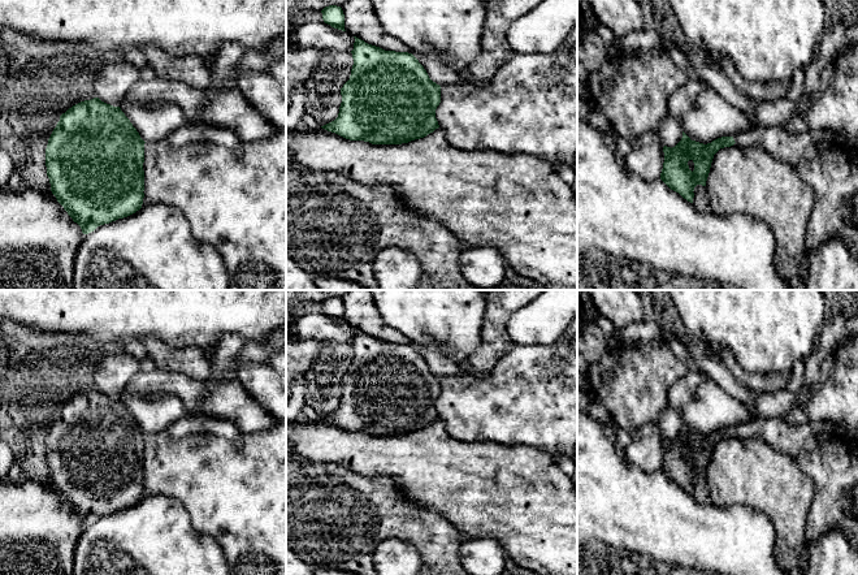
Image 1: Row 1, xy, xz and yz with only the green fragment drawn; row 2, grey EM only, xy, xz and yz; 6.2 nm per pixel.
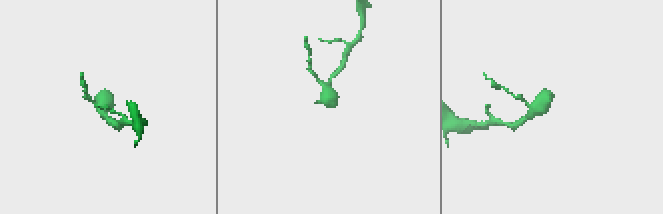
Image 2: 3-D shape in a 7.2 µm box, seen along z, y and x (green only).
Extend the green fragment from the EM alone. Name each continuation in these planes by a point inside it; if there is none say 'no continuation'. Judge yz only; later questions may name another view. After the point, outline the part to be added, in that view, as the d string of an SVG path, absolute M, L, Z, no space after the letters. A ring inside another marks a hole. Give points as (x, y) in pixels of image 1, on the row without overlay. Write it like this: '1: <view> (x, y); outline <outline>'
1: yz (792, 439); outline M751 418L733 428L740 438L758 437L770 446L796 458L801 451L814 450L822 441L836 435L829 424L793 424L781 418Z

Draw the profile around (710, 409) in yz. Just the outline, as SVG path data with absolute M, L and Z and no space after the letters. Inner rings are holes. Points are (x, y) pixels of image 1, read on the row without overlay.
M711 379L701 382L680 415L692 432L703 436L722 428L734 428L751 419L746 406L727 394Z

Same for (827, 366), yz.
M827 355L819 366L820 377L816 385L814 386L814 392L819 389L832 375L835 369L835 360L832 355Z

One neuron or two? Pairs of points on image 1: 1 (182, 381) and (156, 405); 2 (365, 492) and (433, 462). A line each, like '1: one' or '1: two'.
1: two
2: two

